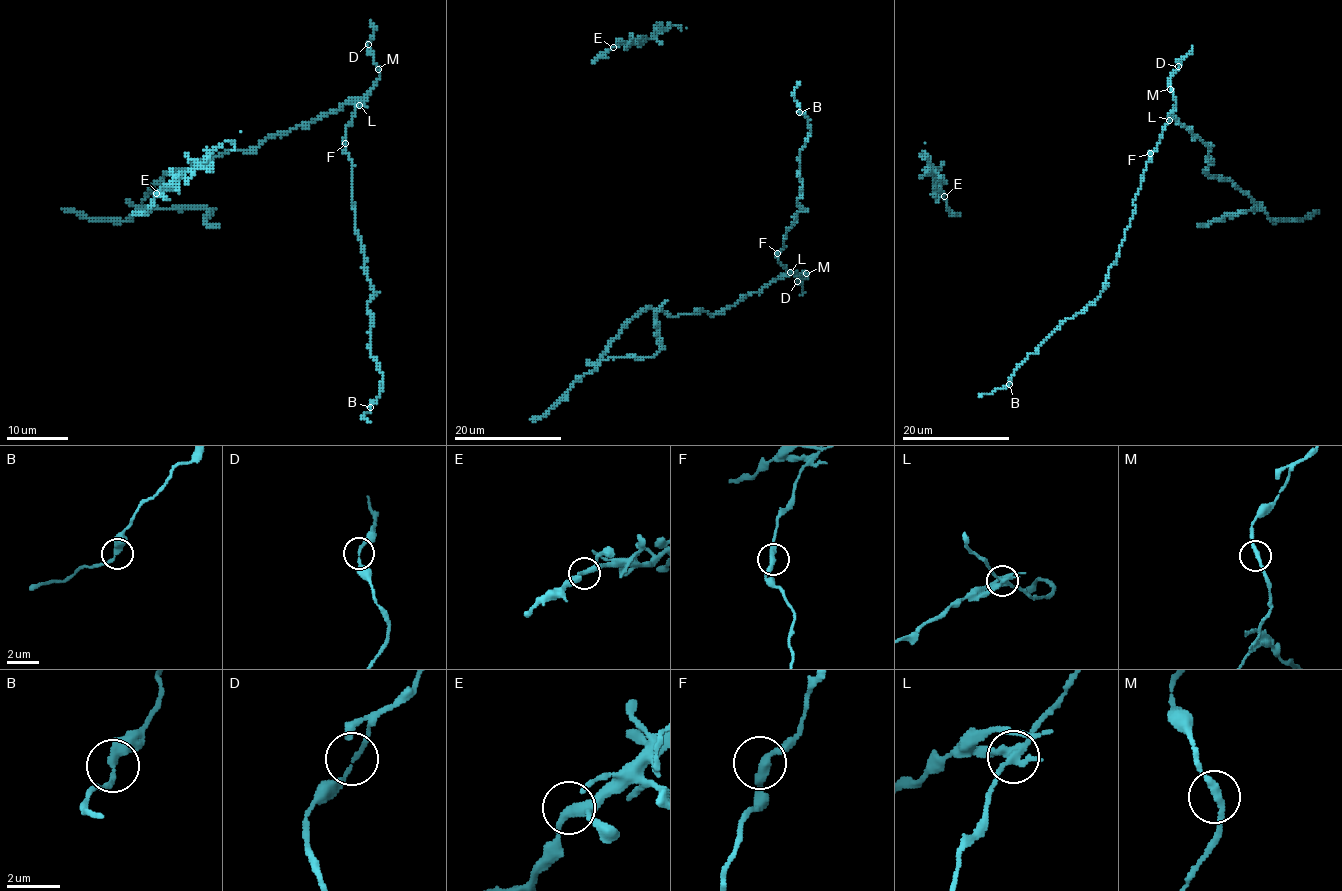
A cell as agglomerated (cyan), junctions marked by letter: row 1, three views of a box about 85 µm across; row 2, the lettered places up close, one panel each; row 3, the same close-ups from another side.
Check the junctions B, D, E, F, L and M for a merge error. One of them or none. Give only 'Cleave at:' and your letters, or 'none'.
Cleave at: L

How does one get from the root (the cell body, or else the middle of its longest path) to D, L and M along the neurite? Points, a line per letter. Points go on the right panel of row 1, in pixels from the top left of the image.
D: (1158, 145), (1175, 107), (1170, 76), (1178, 67)
L: (1158, 145), (1163, 127), (1170, 119)
M: (1158, 145), (1175, 107), (1175, 98), (1170, 88)

